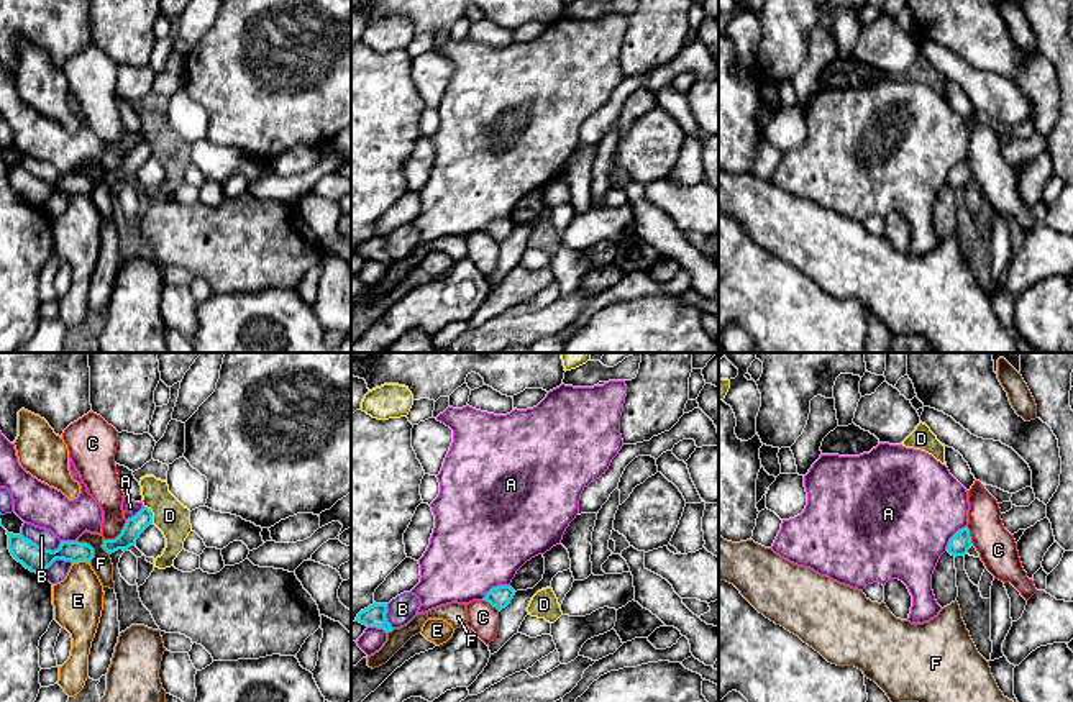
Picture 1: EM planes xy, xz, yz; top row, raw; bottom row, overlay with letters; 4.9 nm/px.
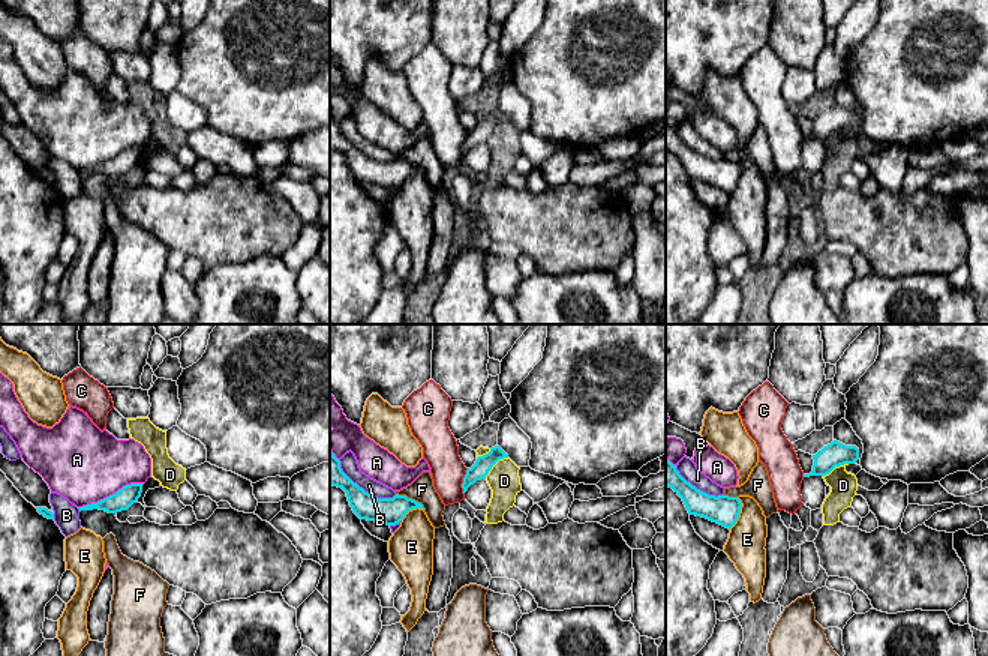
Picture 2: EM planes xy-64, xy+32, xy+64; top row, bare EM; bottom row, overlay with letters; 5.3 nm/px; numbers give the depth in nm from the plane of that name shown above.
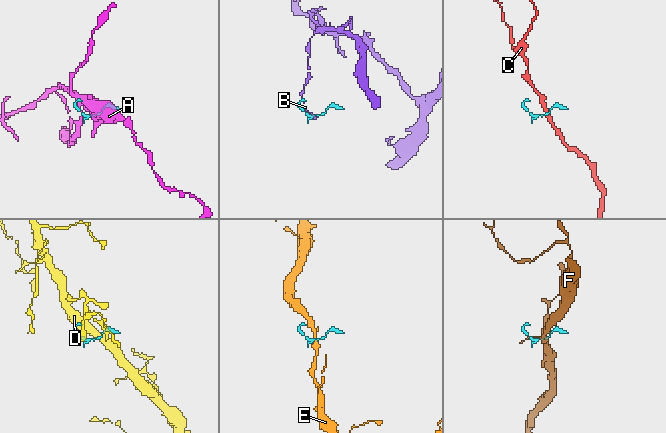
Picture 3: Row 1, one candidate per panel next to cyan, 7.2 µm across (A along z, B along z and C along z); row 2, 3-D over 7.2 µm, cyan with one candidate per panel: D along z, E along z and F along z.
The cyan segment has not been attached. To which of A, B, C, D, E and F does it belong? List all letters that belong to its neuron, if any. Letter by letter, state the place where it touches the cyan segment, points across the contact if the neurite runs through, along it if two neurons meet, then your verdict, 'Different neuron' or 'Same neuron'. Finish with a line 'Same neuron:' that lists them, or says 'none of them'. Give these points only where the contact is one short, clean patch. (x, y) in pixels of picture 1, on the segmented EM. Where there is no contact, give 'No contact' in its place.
A: Touches cyan at xz (494, 588). Different neuron
B: Touches cyan at xy (41, 547). Different neuron
C: Touches cyan at xy (118, 535). Boundary: xy (127, 520), (114, 538), (104, 540). Different neuron
D: Touches cyan at xy (151, 514). Boundary: xy (143, 504), (151, 512), (153, 522). Different neuron
E: Touches cyan at xy (81, 560). Boundary: xy (89, 561), (73, 563). Different neuron
F: Touches cyan at xy (92, 548). Boundary: xy (77, 540), (92, 548), (91, 561). Different neuron
Same neuron: none of them

